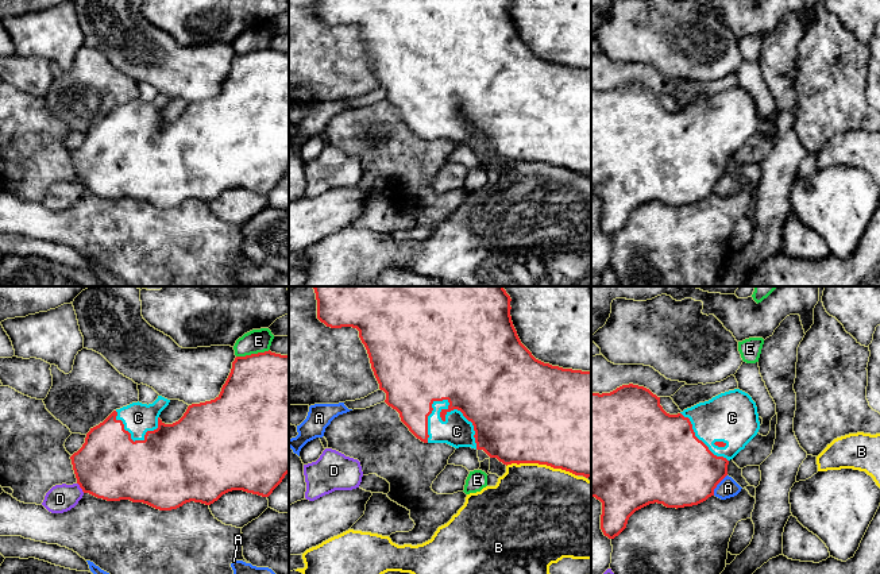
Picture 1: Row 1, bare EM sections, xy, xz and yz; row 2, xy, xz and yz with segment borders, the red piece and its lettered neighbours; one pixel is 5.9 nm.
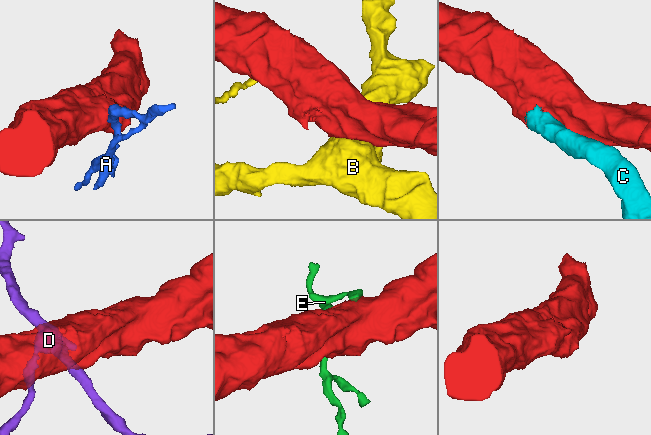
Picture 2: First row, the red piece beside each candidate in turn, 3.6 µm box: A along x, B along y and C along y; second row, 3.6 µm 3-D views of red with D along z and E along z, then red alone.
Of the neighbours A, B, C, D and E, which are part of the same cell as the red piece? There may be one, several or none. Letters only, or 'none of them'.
C

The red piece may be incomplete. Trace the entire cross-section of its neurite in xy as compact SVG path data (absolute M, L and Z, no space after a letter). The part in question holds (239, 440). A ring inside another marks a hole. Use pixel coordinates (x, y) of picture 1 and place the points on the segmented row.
M269 350L236 357L220 394L215 400L189 405L173 424L159 419L169 402L162 396L148 405L132 402L90 428L82 447L70 456L84 493L107 501L130 500L171 511L190 501L211 505L232 490L269 497L289 473L289 355Z

